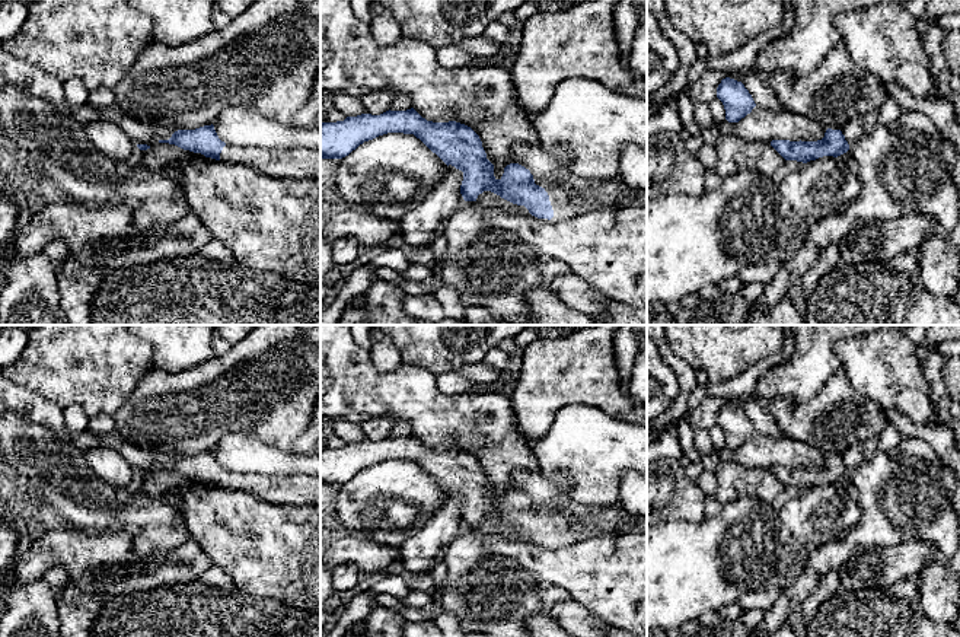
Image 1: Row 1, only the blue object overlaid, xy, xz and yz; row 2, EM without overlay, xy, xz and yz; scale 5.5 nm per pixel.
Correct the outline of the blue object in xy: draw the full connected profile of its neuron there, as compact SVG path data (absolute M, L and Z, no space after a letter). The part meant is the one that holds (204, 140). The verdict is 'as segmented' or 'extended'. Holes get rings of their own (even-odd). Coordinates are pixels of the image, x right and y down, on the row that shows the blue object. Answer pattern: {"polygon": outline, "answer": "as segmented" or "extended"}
{"polygon": "M204 125L195 130L178 130L169 140L159 140L159 143L175 144L184 150L201 153L205 157L227 163L242 163L268 176L287 178L313 178L320 176L320 150L293 149L293 150L269 150L262 147L235 147L221 141L214 130L214 125Z", "answer": "extended"}

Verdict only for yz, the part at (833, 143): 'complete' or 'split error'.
complete

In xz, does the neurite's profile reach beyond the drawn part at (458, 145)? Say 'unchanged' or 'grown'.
grown

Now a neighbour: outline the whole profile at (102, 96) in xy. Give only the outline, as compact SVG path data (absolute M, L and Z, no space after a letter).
M98 87L90 90L86 103L98 108L114 106L117 103L114 89Z

